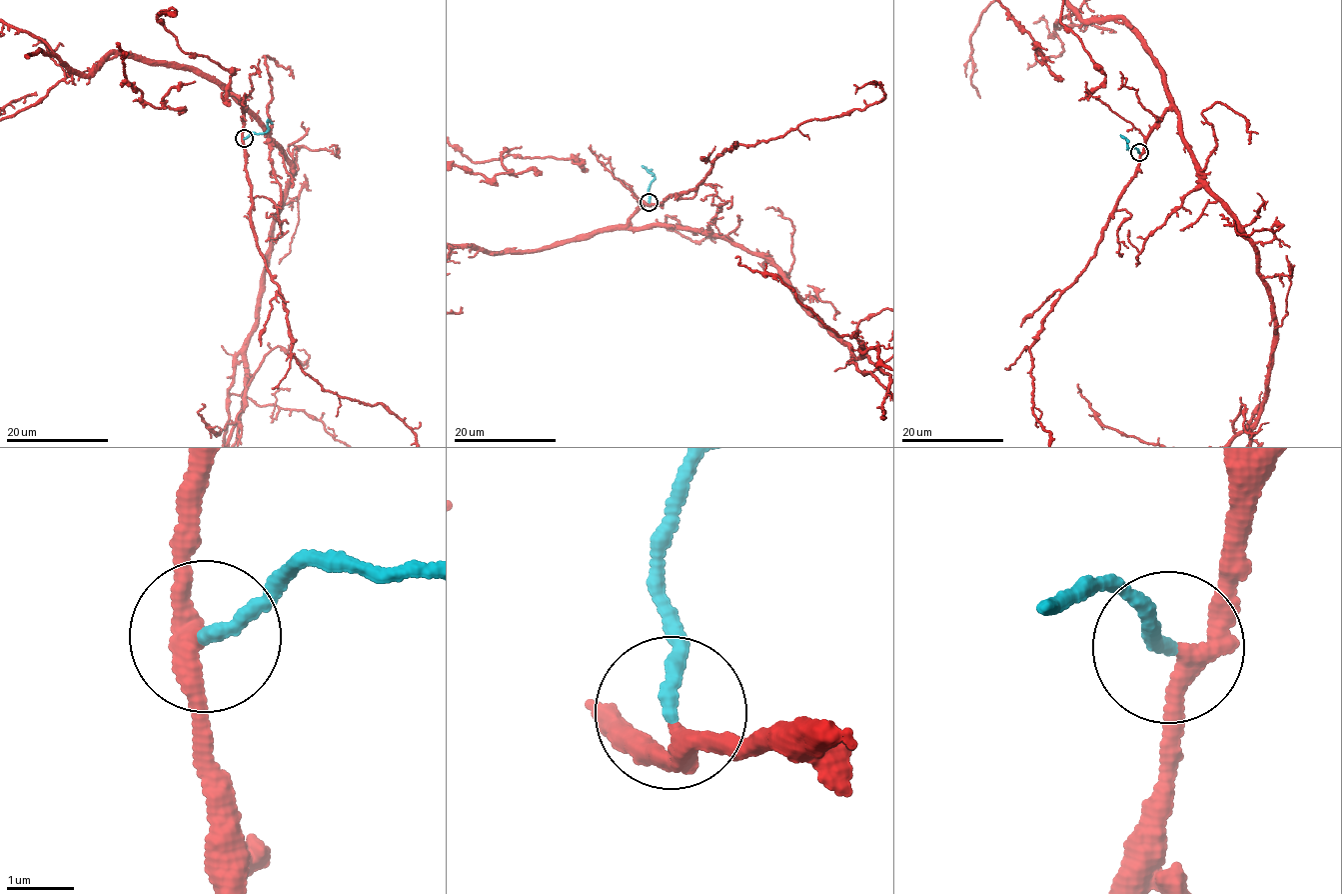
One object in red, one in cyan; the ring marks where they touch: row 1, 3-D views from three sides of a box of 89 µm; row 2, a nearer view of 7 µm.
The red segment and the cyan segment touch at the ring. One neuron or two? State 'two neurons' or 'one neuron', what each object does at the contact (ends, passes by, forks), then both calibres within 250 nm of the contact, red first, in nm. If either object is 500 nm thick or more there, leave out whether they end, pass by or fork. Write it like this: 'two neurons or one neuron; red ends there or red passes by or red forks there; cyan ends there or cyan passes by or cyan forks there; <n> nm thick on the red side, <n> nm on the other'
one neuron; red passes by; cyan ends there; 300 nm thick on the red side, 220 nm on the other

